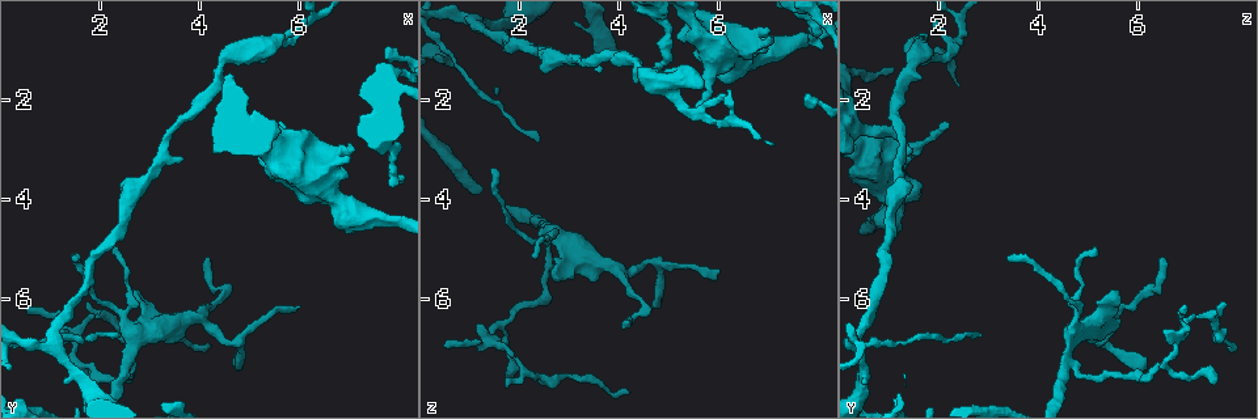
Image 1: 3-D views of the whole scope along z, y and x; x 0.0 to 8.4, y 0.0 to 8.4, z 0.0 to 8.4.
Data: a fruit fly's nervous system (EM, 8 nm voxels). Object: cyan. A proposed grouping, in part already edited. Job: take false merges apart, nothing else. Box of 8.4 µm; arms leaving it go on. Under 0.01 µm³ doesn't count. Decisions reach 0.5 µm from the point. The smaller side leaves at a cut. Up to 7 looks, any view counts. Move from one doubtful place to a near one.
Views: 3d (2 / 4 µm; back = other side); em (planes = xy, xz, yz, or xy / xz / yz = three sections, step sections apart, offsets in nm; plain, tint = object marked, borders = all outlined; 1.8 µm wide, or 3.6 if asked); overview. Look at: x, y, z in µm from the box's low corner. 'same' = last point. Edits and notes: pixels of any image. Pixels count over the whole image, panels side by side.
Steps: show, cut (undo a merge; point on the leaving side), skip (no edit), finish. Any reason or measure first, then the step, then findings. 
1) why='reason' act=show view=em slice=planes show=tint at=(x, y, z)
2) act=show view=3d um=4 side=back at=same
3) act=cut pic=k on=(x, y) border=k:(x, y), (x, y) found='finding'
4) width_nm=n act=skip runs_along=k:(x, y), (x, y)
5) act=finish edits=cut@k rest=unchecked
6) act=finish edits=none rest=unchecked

why='narrows sharply' act=show view=em slice=xy step=4 show=tint at=(3.05, 6.75, 7.55)

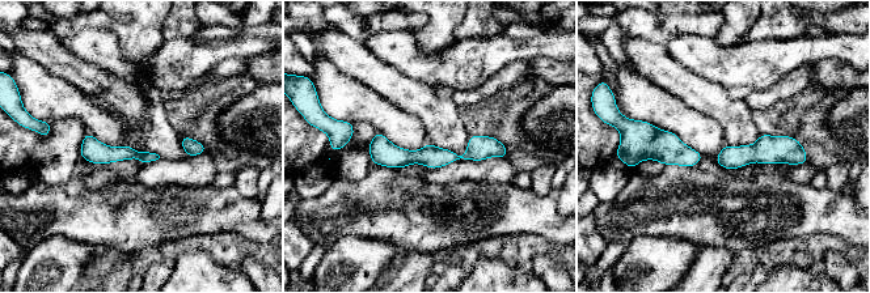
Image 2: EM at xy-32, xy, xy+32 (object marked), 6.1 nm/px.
act=skip runs_along=2:(371, 147), (391, 156), (503, 153) found='all the same cell'

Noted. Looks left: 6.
why='a fork' act=show view=em slice=planes show=tint at=(4.00, 6.35, 5.40)

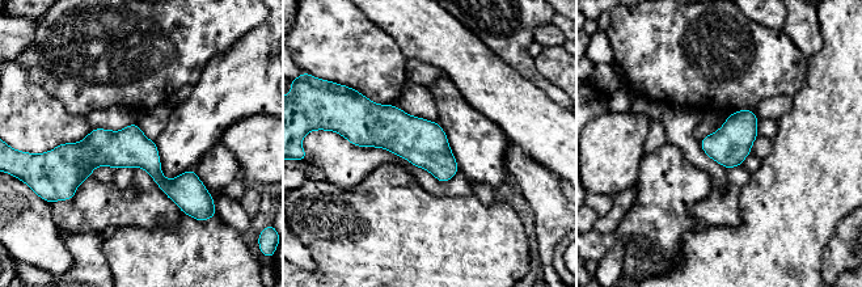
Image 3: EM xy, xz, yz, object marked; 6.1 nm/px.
act=skip runs_along=3:(58, 151), (136, 152), (168, 186), (201, 189) found='all the same cell'

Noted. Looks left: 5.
why='arms part here' act=show view=3d um=4 at=(1.60, 7.30, 6.55)

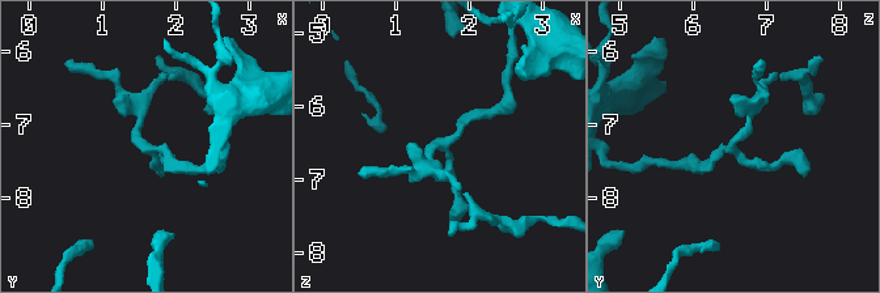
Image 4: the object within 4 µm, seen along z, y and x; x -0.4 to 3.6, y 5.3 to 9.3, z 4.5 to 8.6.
arms=3 act=show view=em slice=planes show=tint at=(1.65, 7.35, 6.50)

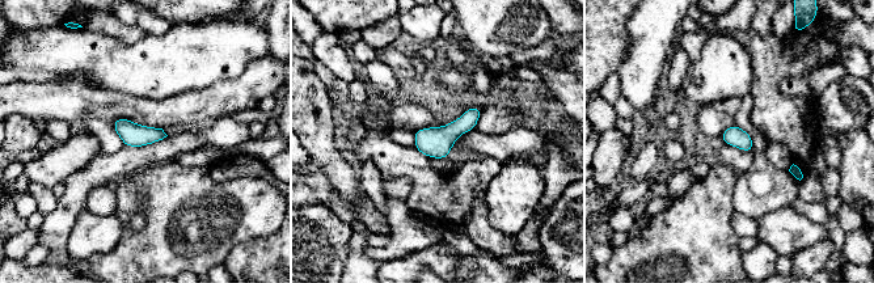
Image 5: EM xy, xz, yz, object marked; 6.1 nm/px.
act=skip found='one cell here'

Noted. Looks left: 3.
act=finish edits=none rest=unchecked

